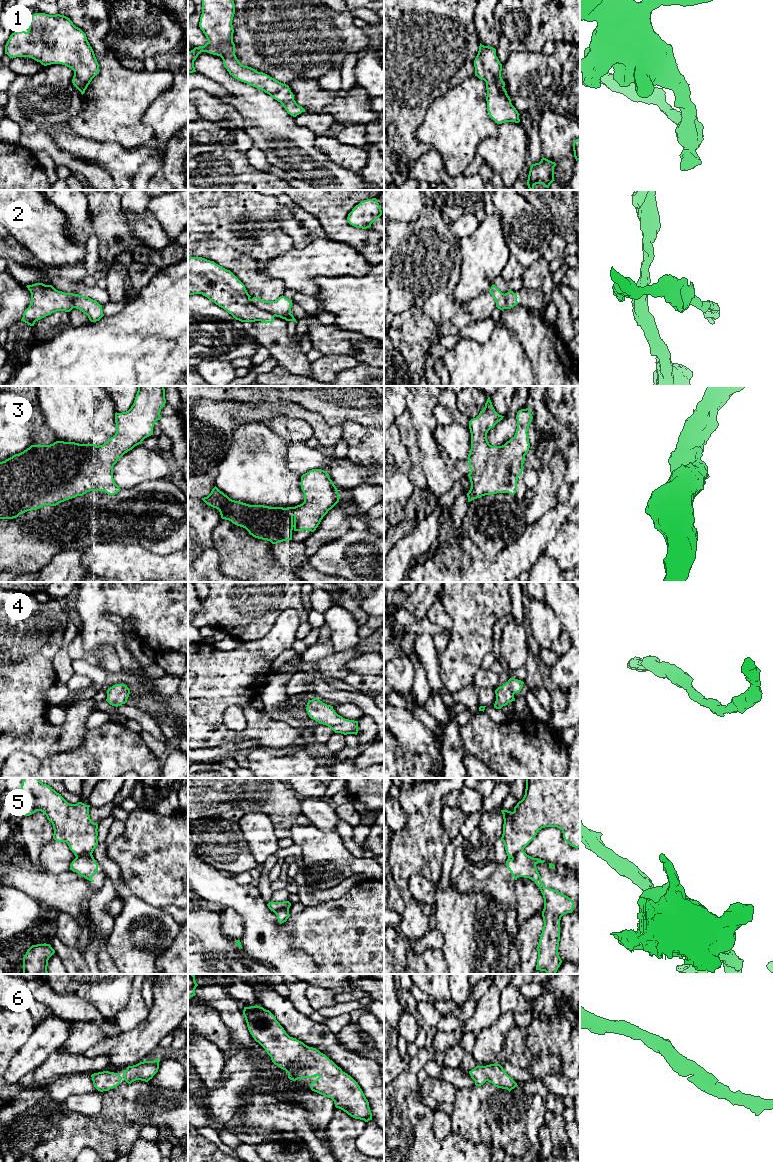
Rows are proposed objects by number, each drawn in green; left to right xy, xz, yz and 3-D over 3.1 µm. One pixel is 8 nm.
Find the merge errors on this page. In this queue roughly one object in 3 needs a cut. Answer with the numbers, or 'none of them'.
2, 5

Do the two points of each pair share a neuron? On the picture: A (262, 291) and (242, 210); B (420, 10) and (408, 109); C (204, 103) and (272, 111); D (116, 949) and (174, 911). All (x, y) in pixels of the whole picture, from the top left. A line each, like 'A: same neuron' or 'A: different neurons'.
A: same neuron
B: same neuron
C: different neurons
D: different neurons

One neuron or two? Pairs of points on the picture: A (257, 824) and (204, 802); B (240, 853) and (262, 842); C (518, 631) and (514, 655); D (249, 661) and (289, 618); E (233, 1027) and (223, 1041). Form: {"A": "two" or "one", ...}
{"A": "two", "B": "two", "C": "one", "D": "one", "E": "two"}

